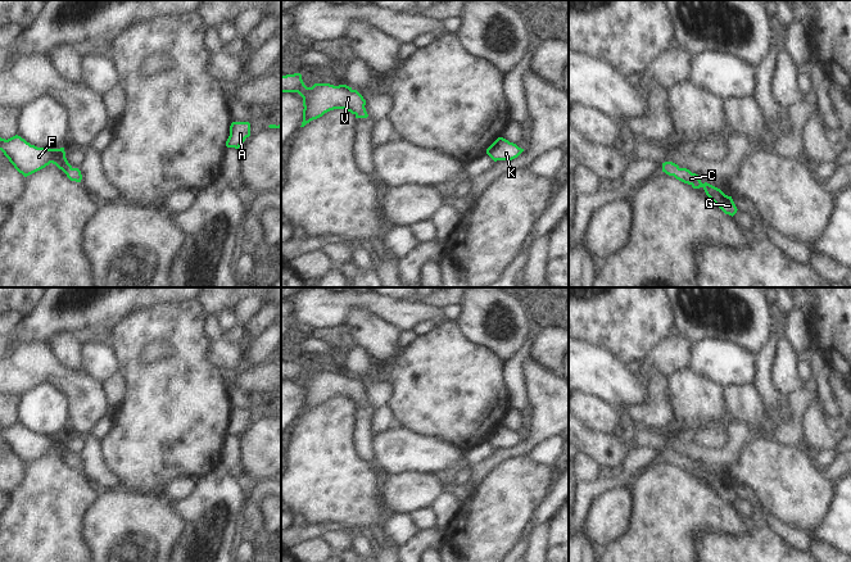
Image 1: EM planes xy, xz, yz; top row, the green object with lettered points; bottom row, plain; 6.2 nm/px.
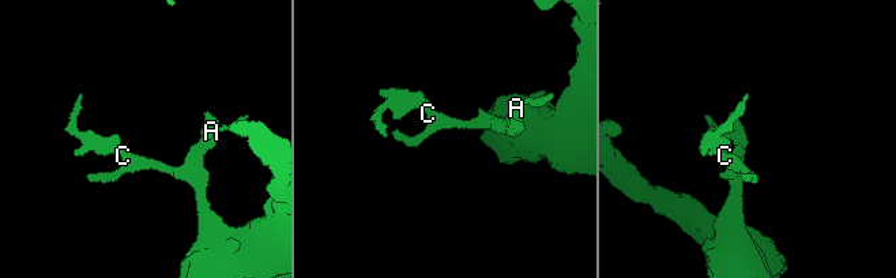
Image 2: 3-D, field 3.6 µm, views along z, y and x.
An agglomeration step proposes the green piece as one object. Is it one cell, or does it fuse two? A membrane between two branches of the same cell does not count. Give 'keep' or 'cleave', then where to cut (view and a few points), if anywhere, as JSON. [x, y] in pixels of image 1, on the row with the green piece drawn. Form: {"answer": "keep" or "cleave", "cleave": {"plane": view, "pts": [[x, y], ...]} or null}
{"answer": "keep", "cleave": null}

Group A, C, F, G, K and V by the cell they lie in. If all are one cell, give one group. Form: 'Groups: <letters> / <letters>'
Groups: A C F G K V

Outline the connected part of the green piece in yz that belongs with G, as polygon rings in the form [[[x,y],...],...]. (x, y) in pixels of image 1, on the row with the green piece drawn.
[[[673,162],[662,163],[662,172],[669,176],[674,176],[676,180],[691,185],[693,189],[702,187],[709,196],[725,214],[734,216],[737,213],[737,207],[732,196],[725,195],[720,189],[705,182],[702,183],[698,175],[692,173],[687,168],[680,168]]]

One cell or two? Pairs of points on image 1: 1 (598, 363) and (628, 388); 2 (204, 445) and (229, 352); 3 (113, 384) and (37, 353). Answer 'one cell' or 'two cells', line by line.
1: one cell
2: two cells
3: two cells

